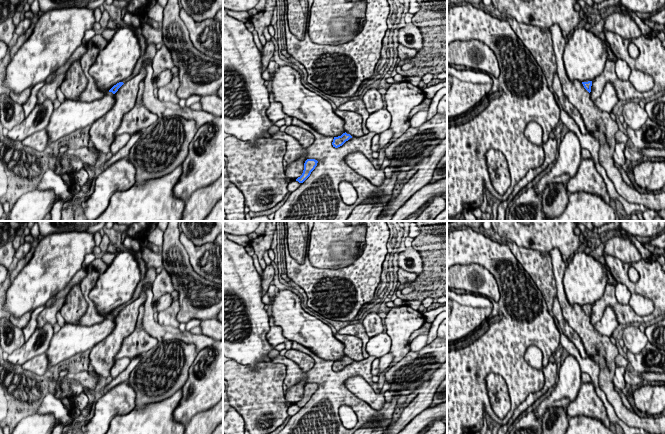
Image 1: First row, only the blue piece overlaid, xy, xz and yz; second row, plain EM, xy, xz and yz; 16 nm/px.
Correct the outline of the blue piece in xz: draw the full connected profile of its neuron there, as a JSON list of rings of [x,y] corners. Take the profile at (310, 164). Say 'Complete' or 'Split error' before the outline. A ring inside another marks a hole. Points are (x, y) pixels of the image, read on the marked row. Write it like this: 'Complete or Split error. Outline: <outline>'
Complete. Outline: [[[307,159],[304,163],[304,170],[300,177],[296,179],[299,183],[303,183],[317,166],[318,161],[315,159]]]

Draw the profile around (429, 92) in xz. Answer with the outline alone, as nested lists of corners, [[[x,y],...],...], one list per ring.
[[[441,82],[436,85],[424,88],[423,91],[425,94],[425,98],[432,99],[436,92],[443,87],[447,88],[447,82]]]

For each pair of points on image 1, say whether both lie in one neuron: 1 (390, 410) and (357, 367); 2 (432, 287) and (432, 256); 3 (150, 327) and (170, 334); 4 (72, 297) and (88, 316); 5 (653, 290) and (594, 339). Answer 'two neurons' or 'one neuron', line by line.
1: two neurons
2: one neuron
3: one neuron
4: two neurons
5: two neurons

